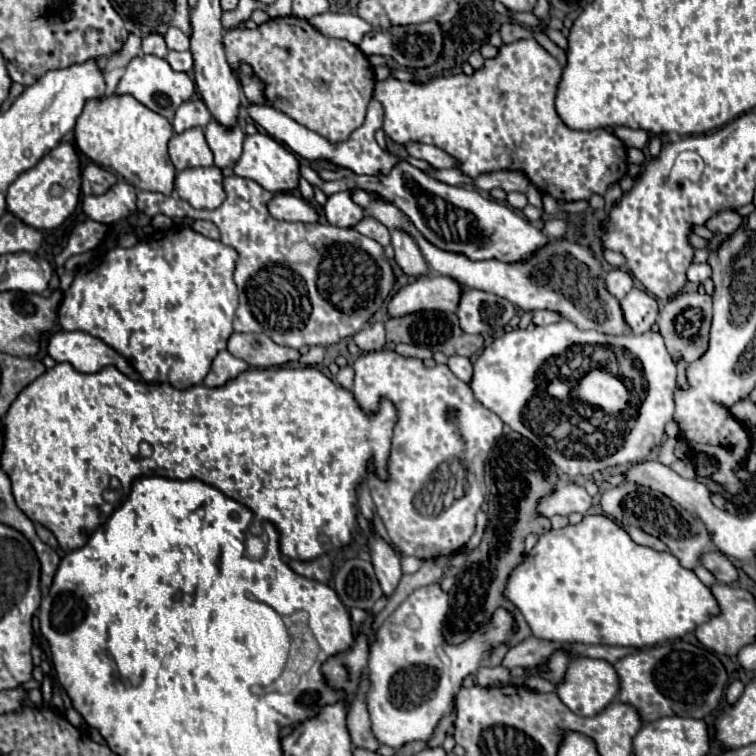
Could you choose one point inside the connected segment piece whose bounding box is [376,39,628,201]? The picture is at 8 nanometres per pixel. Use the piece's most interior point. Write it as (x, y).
(504, 117)

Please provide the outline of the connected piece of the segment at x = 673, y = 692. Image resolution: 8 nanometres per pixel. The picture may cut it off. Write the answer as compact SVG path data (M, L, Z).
M682 639L626 655L614 663L614 669L620 679L618 699L634 705L644 721L668 715L702 719L718 707L728 685L728 675L720 659L712 651Z

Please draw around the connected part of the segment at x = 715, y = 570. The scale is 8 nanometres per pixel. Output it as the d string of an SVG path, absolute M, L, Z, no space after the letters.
M714 549L704 551L700 561L716 577L716 581L720 581L720 583L730 585L730 583L734 583L738 579L738 569L722 553L718 553Z

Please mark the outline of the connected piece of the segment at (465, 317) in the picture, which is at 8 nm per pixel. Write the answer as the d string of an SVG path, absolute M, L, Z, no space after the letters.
M466 289L456 311L464 333L498 333L516 315L510 301L480 289Z

